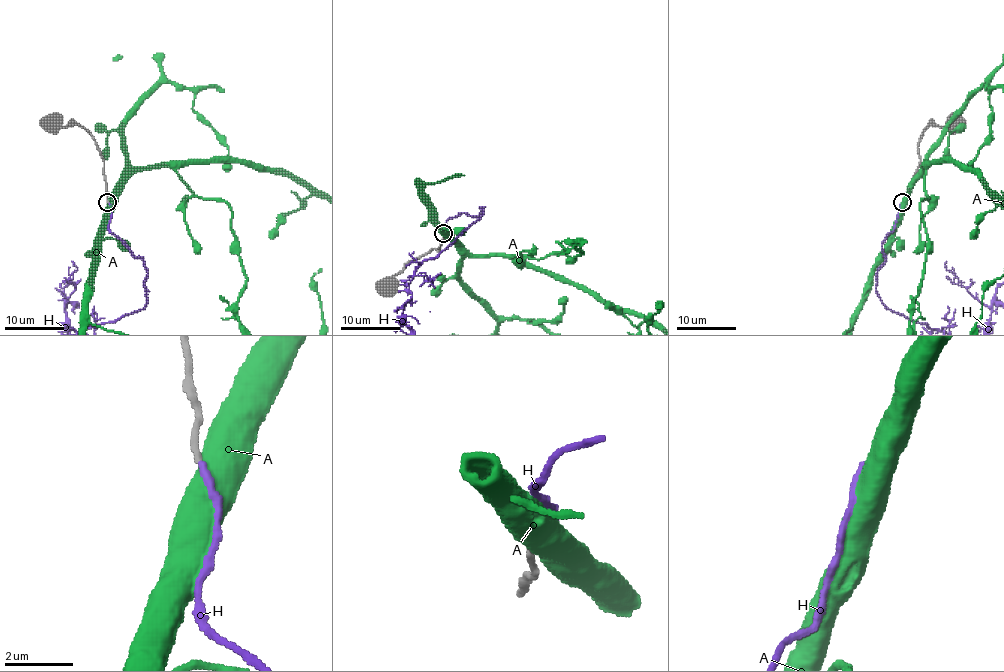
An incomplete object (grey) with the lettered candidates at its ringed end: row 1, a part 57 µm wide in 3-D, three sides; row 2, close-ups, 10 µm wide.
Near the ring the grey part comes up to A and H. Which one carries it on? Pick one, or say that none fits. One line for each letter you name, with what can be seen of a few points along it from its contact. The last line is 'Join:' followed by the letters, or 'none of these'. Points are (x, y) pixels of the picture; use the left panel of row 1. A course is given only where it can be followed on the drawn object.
Join: H

